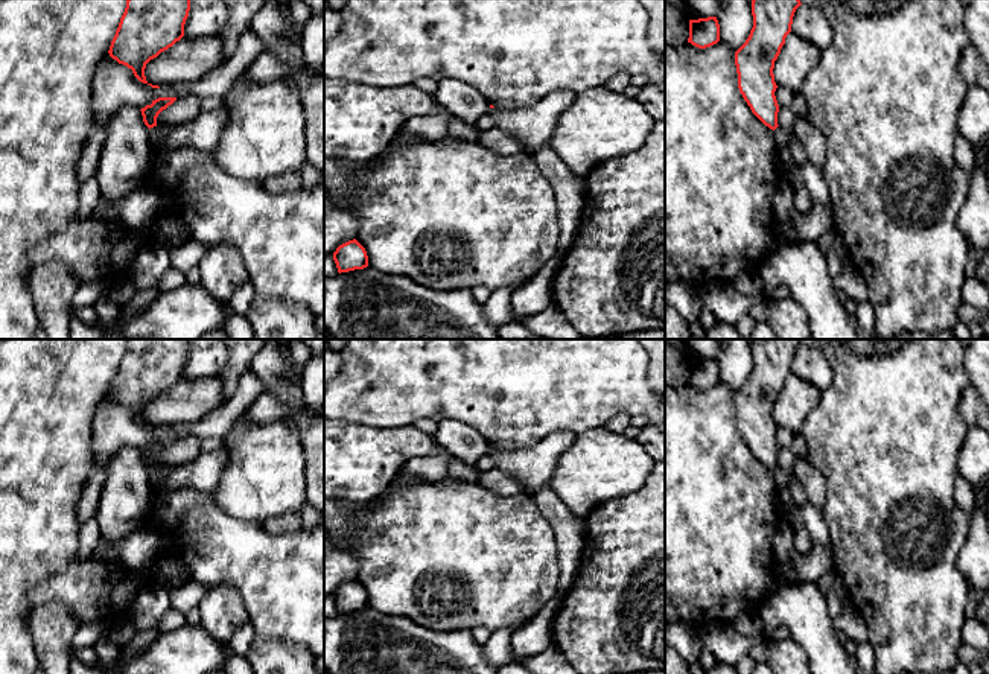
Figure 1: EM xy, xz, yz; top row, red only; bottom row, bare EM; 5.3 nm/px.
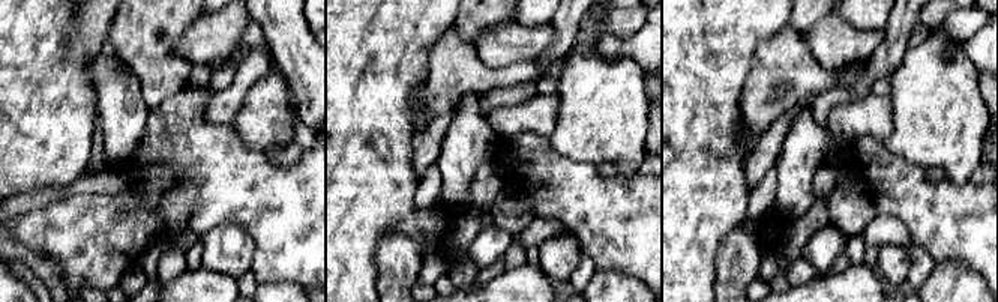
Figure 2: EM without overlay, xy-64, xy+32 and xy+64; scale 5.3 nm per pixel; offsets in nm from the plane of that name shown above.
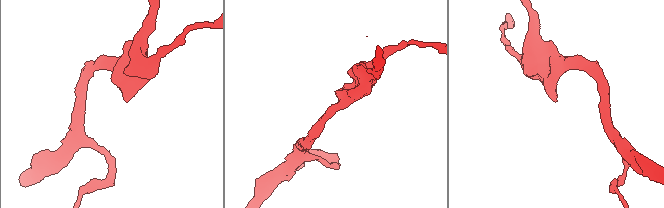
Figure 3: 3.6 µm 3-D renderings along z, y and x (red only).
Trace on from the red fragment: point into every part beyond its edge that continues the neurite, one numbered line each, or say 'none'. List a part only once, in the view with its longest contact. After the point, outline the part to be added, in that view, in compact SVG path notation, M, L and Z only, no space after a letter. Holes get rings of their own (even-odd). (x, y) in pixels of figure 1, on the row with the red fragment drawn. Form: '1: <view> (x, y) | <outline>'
none

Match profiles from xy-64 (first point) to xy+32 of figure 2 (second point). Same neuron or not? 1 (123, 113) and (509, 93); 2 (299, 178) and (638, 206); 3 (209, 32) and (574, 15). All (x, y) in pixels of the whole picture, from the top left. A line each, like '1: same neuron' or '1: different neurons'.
1: different neurons
2: same neuron
3: different neurons

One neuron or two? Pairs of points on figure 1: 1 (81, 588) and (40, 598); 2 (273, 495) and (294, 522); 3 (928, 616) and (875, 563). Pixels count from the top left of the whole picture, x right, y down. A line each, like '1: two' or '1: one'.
1: one
2: two
3: one

